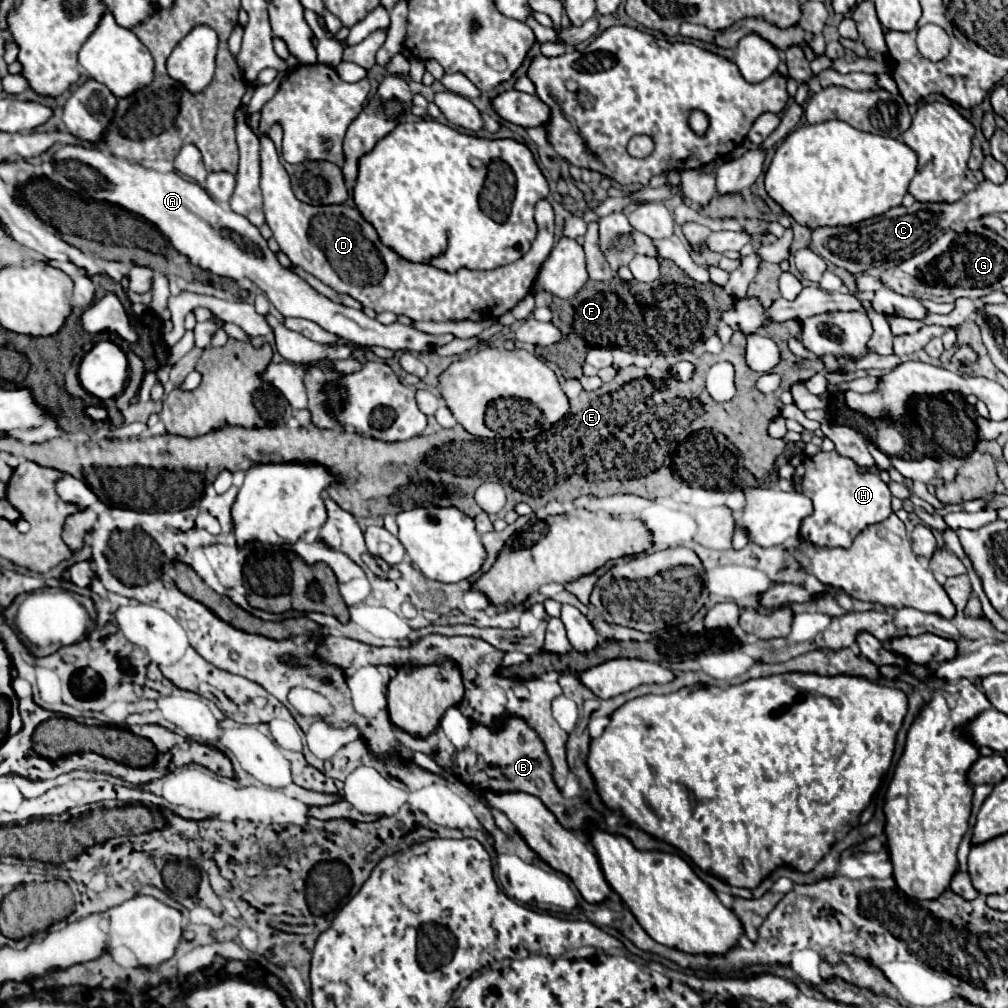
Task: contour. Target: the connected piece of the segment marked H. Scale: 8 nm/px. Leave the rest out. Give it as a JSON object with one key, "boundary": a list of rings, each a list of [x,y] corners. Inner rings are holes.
{"boundary":[[[836,450],[820,452],[802,462],[804,474],[794,474],[796,490],[814,502],[814,514],[804,518],[800,534],[816,546],[838,546],[848,548],[858,532],[868,524],[886,520],[890,510],[890,490],[878,474],[860,472],[854,460],[840,456]],[[848,468],[848,470],[846,470]]]}

